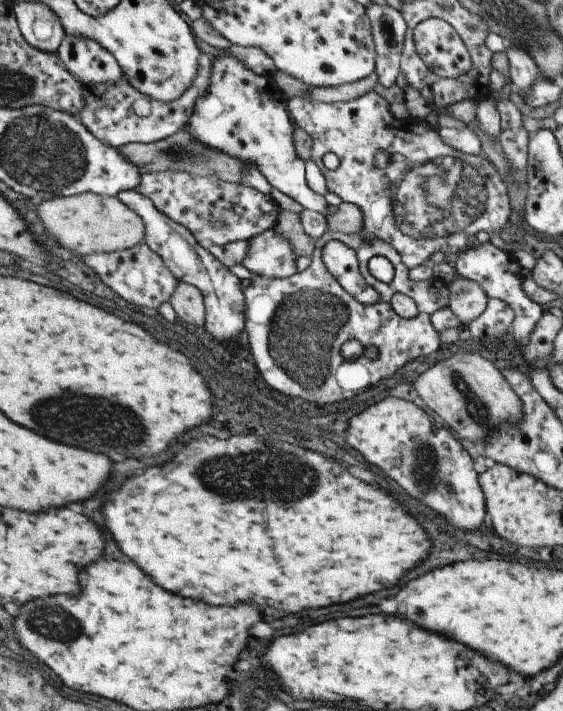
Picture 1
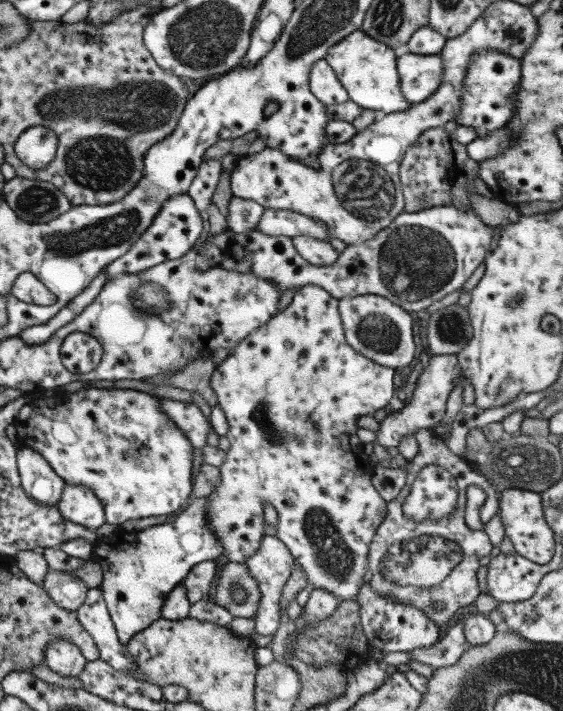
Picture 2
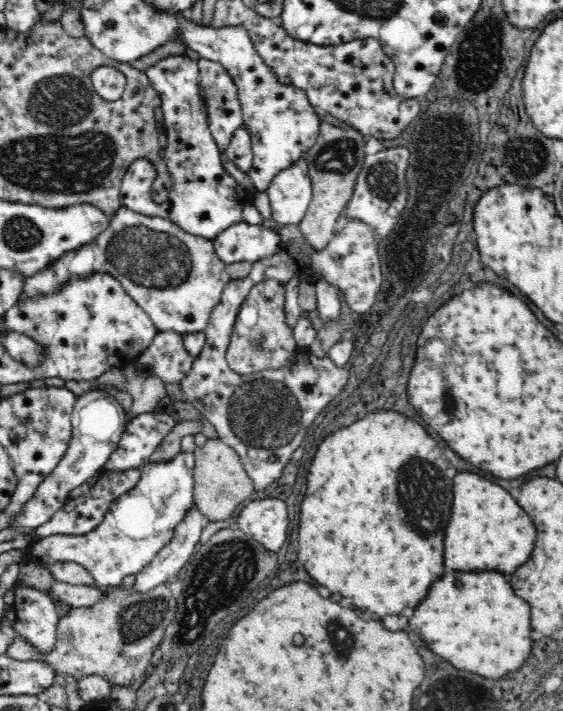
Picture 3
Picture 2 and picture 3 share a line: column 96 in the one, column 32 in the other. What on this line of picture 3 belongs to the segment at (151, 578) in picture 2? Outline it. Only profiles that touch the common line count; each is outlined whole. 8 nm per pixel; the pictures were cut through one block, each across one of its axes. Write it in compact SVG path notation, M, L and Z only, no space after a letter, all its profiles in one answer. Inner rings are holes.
M186 452L178 454L170 462L148 462L146 466L142 466L140 482L112 502L106 518L100 526L96 526L96 530L86 536L58 534L38 538L26 548L26 560L42 568L54 562L76 562L90 572L94 586L116 590L128 574L138 574L146 566L150 566L150 562L154 562L154 556L158 556L158 552L166 544L170 544L178 524L186 518L186 514L190 514L192 506L196 504L194 466L194 454Z

